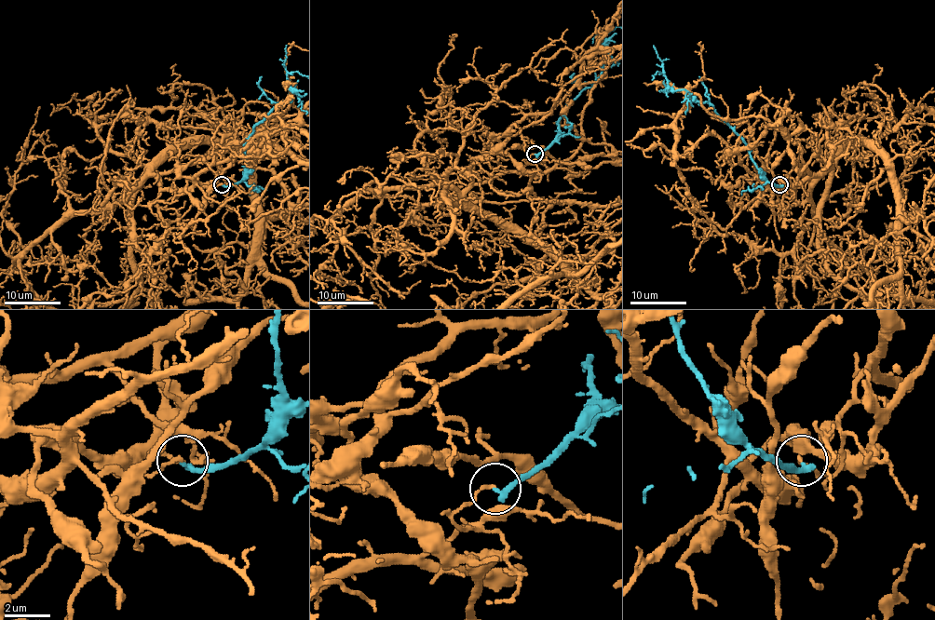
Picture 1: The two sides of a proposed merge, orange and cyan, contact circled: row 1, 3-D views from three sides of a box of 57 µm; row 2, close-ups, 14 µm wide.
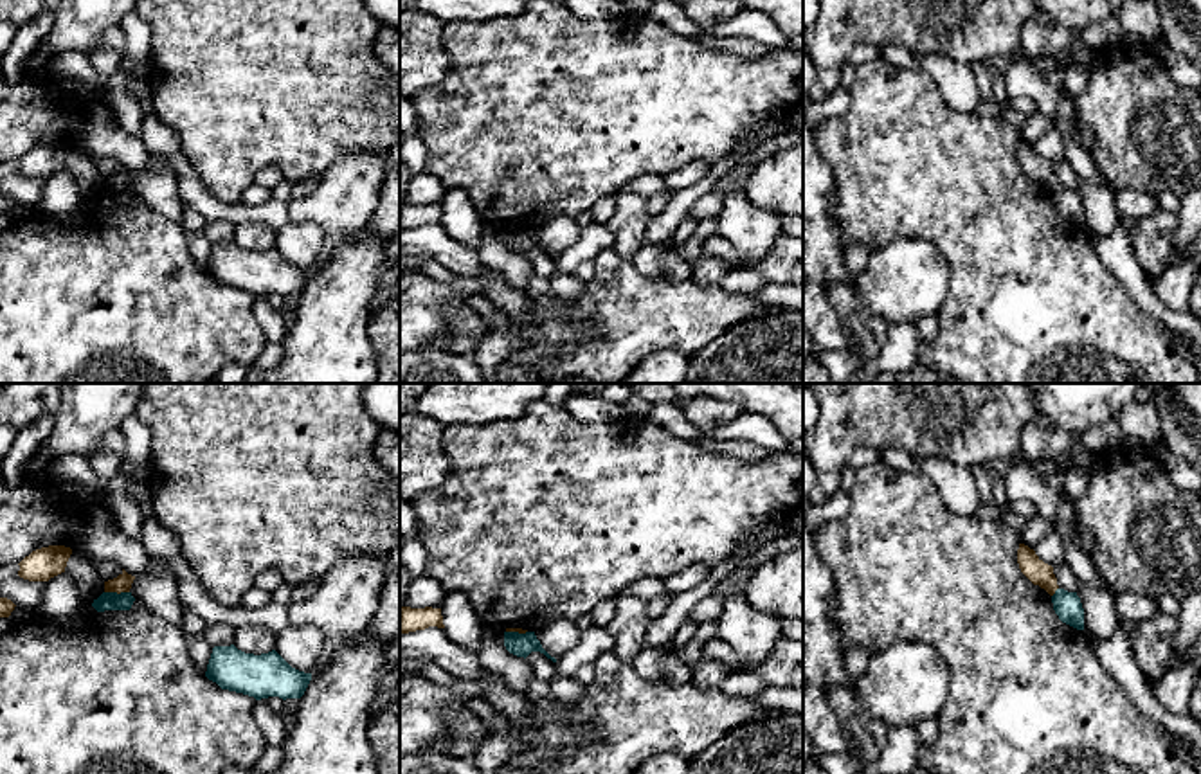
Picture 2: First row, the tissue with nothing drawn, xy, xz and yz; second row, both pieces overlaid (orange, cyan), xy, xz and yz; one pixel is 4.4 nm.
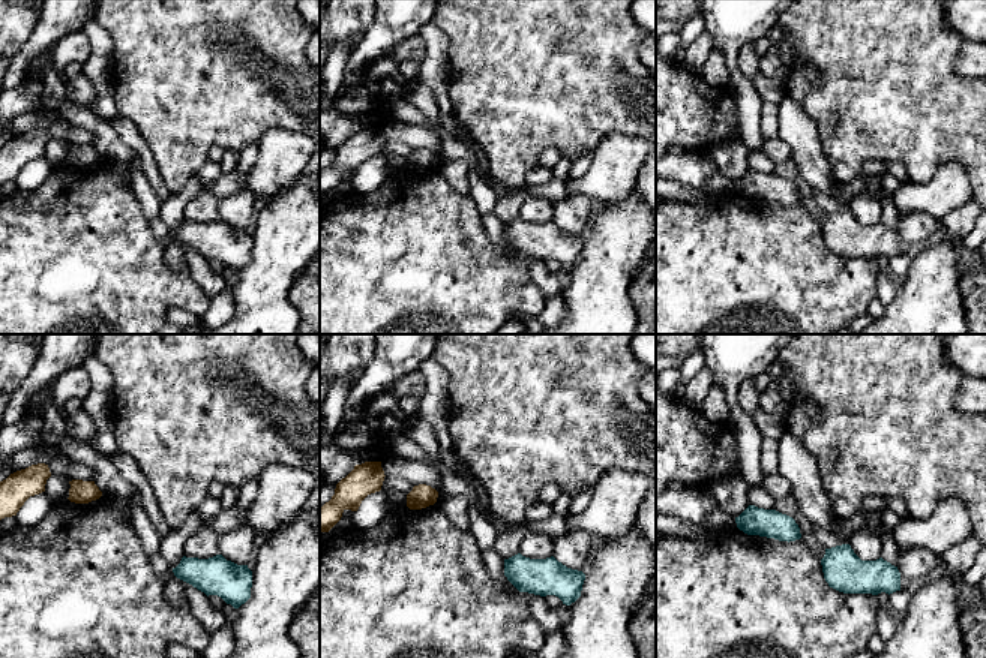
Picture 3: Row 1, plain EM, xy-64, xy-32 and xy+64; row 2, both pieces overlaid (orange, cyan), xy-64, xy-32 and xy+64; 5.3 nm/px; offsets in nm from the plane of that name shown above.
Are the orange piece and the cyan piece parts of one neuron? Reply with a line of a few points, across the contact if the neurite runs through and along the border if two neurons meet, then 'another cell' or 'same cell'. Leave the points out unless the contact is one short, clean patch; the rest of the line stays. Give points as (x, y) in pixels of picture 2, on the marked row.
xy (105, 591), (128, 593) | another cell

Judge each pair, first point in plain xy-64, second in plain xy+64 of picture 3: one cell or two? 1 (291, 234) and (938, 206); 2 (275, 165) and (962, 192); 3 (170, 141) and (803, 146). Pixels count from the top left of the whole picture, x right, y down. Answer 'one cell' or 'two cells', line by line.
1: two cells
2: one cell
3: two cells

